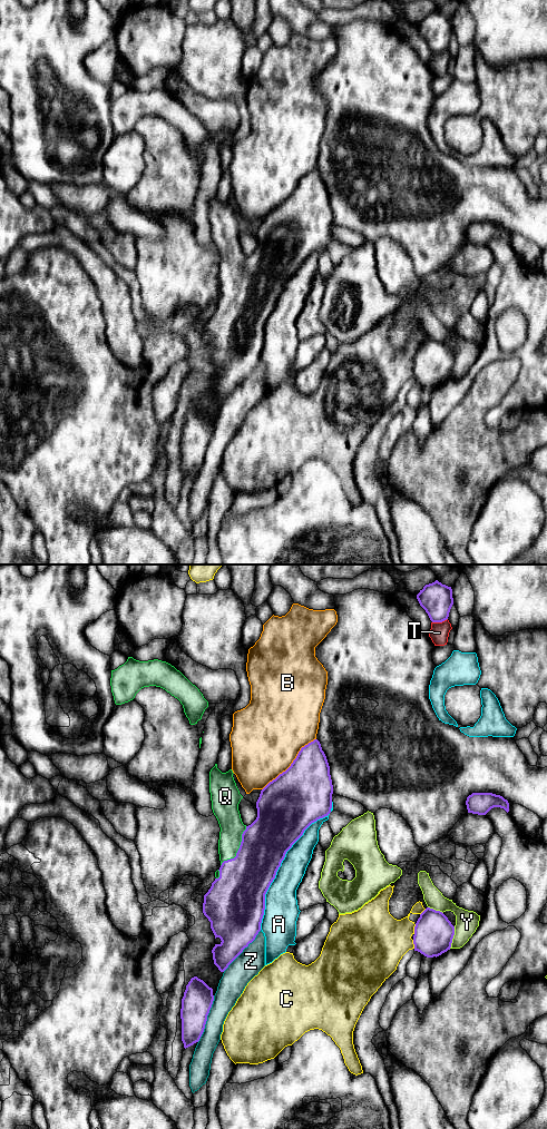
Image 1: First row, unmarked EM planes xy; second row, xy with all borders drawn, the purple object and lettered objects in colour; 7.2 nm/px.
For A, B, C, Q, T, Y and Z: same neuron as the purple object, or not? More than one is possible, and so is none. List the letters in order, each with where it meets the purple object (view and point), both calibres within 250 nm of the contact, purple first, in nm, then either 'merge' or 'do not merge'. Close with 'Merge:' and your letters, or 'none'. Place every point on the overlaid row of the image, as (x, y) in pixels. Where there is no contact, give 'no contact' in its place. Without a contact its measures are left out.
A: meets purple in xy at (279, 866); 340 nm thick on the purple side, 220 nm on the other; do not merge
B: meets purple in xy at (291, 764); 420 nm thick on the purple side, 500 nm on the other; do not merge
C: meets purple in xy at (414, 929); 280 nm thick on the purple side, 360 nm on the other; do not merge
Q: meets purple in xy at (238, 848); 360 nm thick on the purple side, 170 nm on the other; merge
T: meets purple in xy at (439, 621); 220 nm thick on the purple side, 140 nm on the other; do not merge
Y: meets purple in xy at (452, 938); 280 nm thick on the purple side, 160 nm on the other; do not merge
Z: meets purple in xy at (206, 1019); 220 nm thick on the purple side, 160 nm on the other; do not merge
Merge: Q

